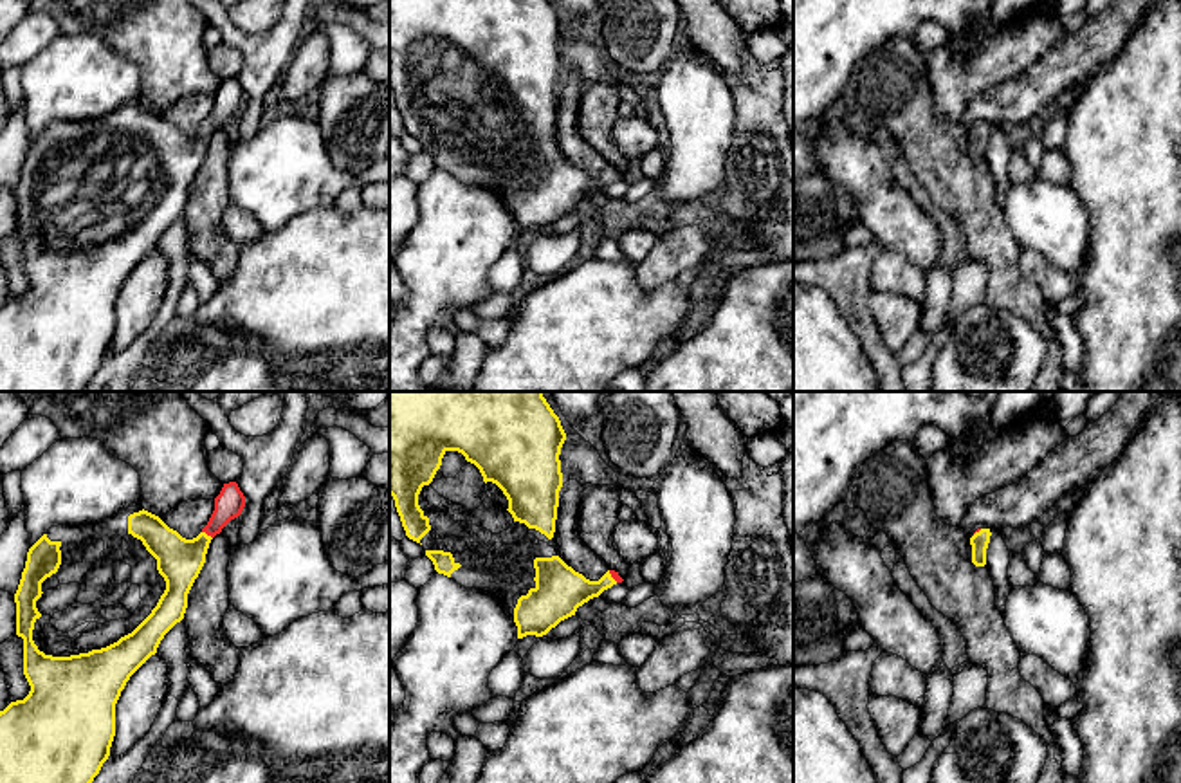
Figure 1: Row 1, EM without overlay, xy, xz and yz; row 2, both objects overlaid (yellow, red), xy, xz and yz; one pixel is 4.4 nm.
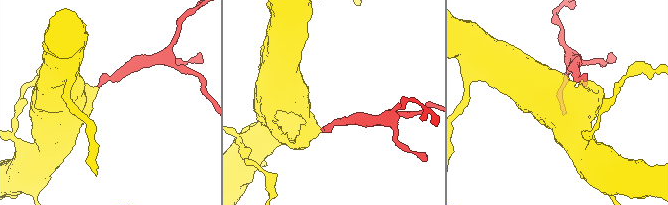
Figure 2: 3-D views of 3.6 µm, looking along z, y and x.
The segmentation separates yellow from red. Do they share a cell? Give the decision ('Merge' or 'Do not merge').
Merge

